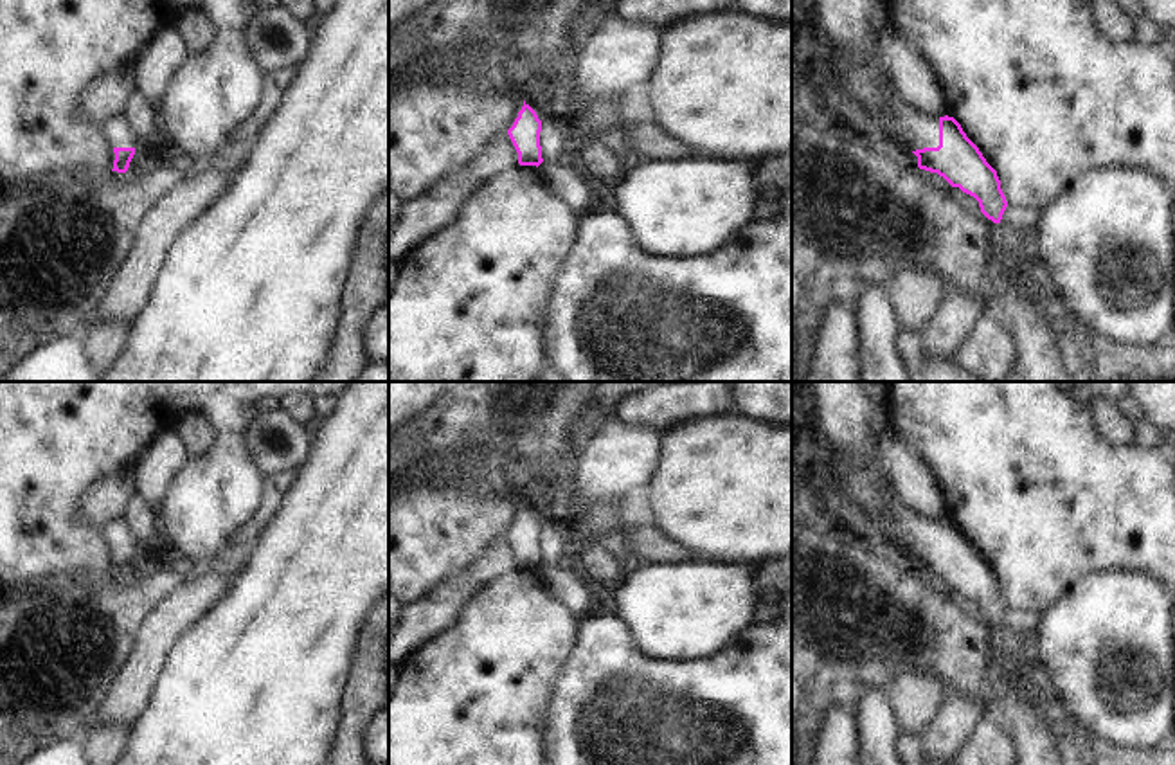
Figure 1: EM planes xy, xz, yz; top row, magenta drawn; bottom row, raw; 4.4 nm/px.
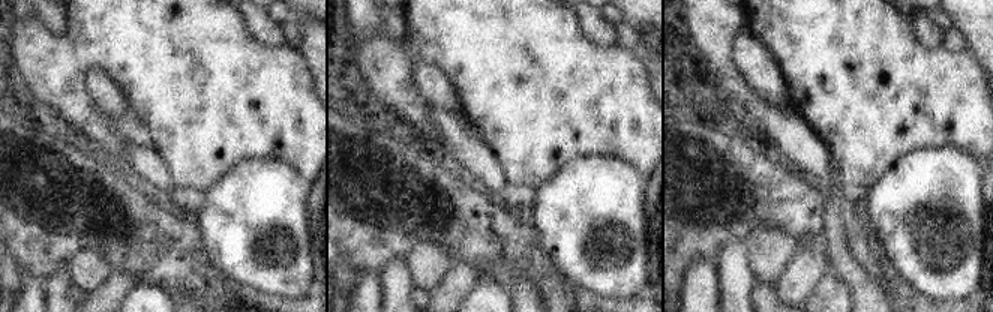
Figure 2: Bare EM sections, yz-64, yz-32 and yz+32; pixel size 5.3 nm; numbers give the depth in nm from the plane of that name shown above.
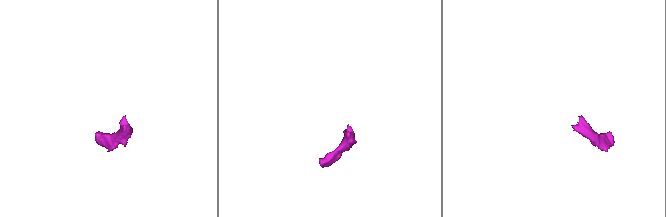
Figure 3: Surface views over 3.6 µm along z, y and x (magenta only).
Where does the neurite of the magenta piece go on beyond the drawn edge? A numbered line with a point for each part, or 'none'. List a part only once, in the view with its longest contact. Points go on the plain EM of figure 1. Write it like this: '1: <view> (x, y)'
1: yz (925, 531)

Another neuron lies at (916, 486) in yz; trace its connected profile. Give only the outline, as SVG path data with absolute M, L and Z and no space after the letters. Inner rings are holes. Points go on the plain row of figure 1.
M905 448L891 452L889 472L905 509L919 518L954 520L946 499L932 472Z

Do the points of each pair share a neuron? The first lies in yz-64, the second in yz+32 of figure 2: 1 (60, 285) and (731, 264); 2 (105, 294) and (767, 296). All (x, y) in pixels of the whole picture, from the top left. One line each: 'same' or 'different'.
1: same
2: different

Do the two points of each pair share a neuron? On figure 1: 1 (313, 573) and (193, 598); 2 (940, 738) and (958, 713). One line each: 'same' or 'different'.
1: different
2: same

